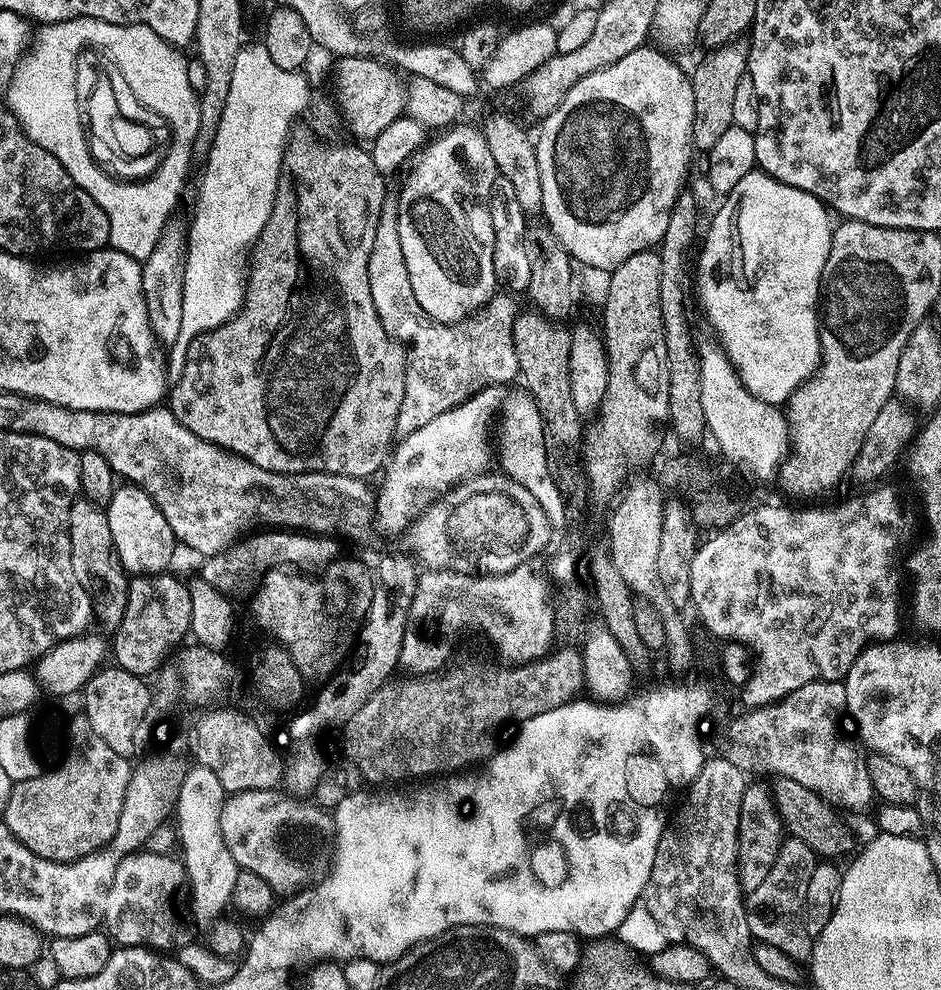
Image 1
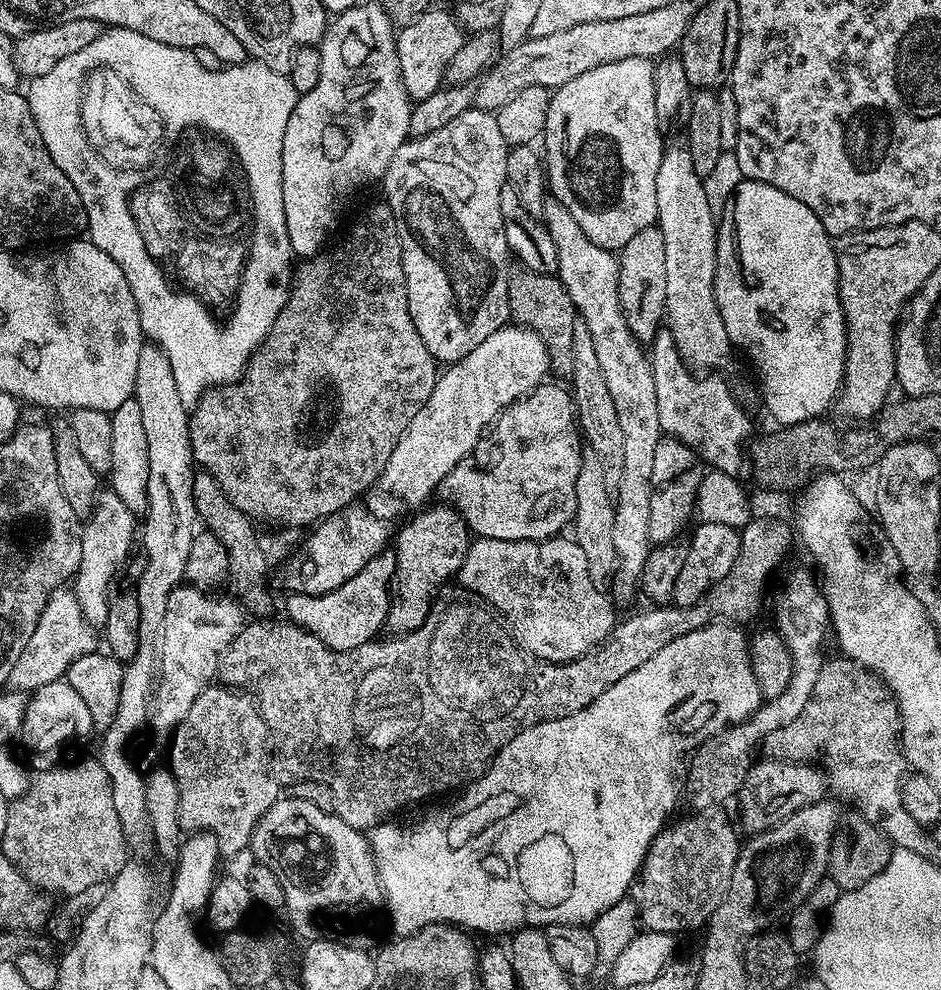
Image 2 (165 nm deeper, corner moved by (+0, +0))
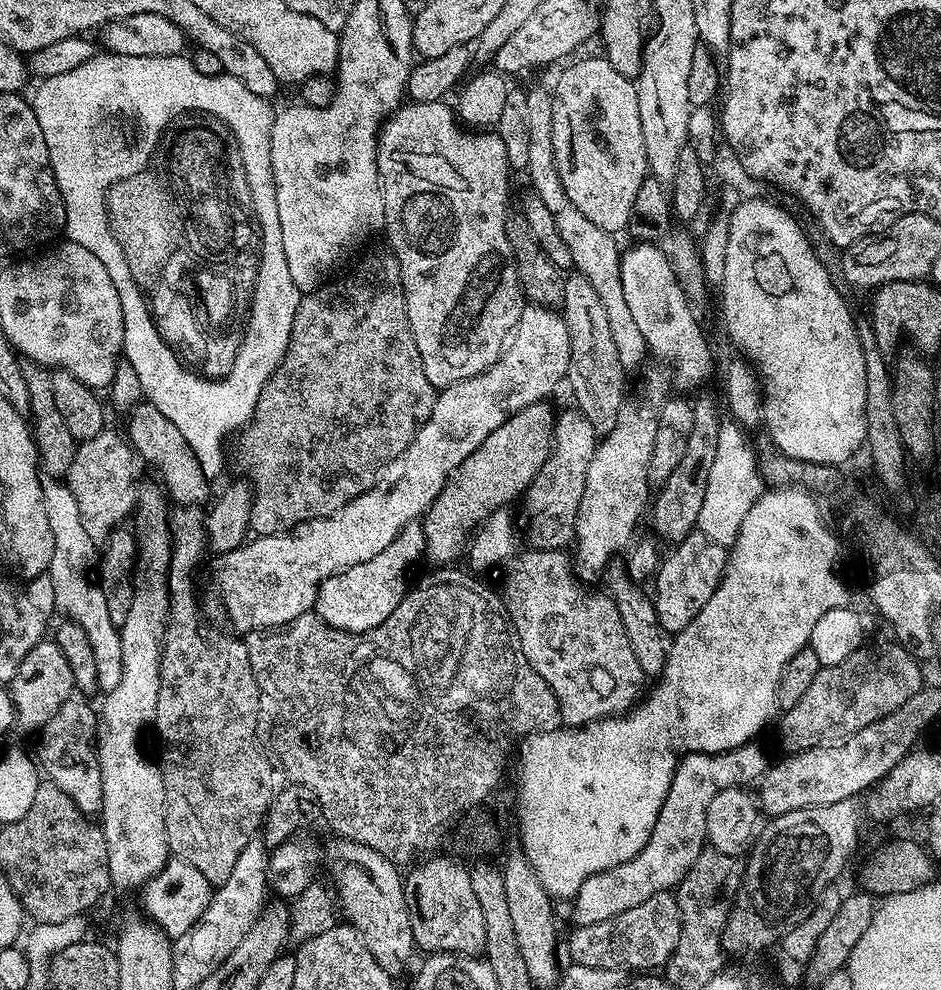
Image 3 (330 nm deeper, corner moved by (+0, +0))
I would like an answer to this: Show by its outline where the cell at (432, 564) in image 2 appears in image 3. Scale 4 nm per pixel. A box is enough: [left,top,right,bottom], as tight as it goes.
[422,402,557,566]

